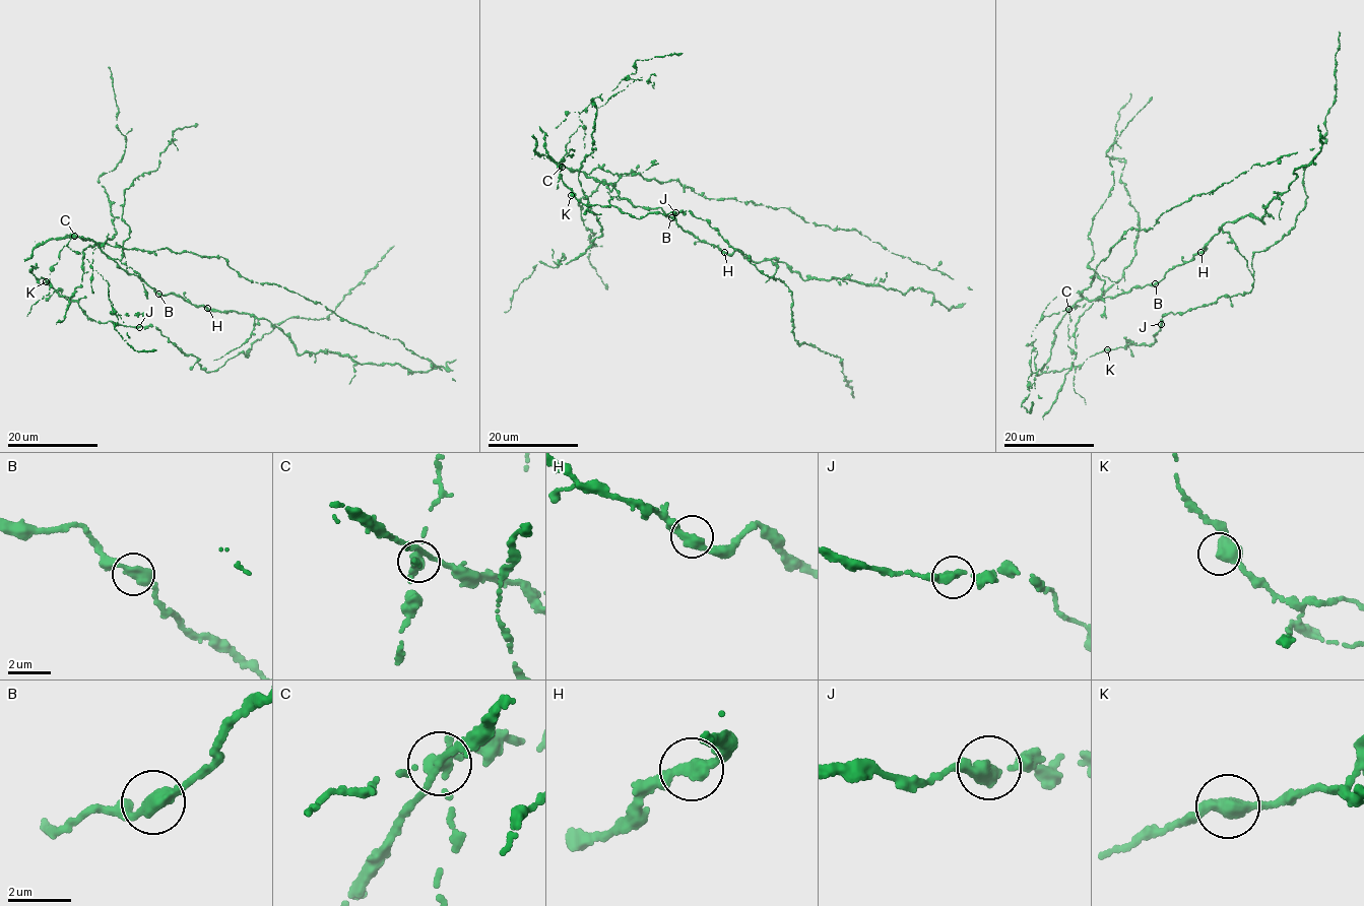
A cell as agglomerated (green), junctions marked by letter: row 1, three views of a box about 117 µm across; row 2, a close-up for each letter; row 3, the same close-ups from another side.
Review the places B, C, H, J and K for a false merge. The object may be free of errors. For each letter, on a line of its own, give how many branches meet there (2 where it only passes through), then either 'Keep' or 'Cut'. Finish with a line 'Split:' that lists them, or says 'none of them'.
B: Branches: 2. Keep
C: Branches: 2. Cut
H: Branches: 2. Keep
J: Branches: 2. Keep
K: Branches: 2. Keep
Split: C

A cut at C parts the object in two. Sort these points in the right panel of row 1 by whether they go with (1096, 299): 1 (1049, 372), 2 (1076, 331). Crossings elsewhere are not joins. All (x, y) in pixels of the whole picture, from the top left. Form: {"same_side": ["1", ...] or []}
{"same_side": ["1", "2"]}

